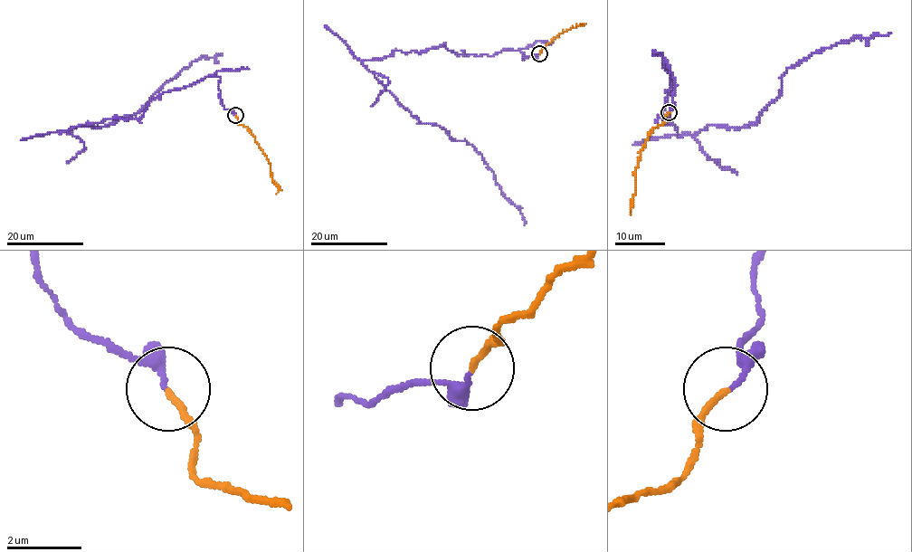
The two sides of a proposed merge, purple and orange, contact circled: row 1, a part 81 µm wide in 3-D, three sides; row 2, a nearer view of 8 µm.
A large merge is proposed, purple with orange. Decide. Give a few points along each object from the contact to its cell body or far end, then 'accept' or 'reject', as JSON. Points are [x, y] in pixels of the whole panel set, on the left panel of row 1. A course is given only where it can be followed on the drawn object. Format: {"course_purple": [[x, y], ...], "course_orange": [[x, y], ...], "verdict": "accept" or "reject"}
{"course_purple": [[235, 114], [209, 75], [164, 91], [139, 118], [59, 133], [137, 113], [196, 60], [221, 54]], "course_orange": [[235, 114], [238, 123], [249, 128], [270, 165], [272, 182], [279, 187], [276, 193]], "verdict": "accept"}

